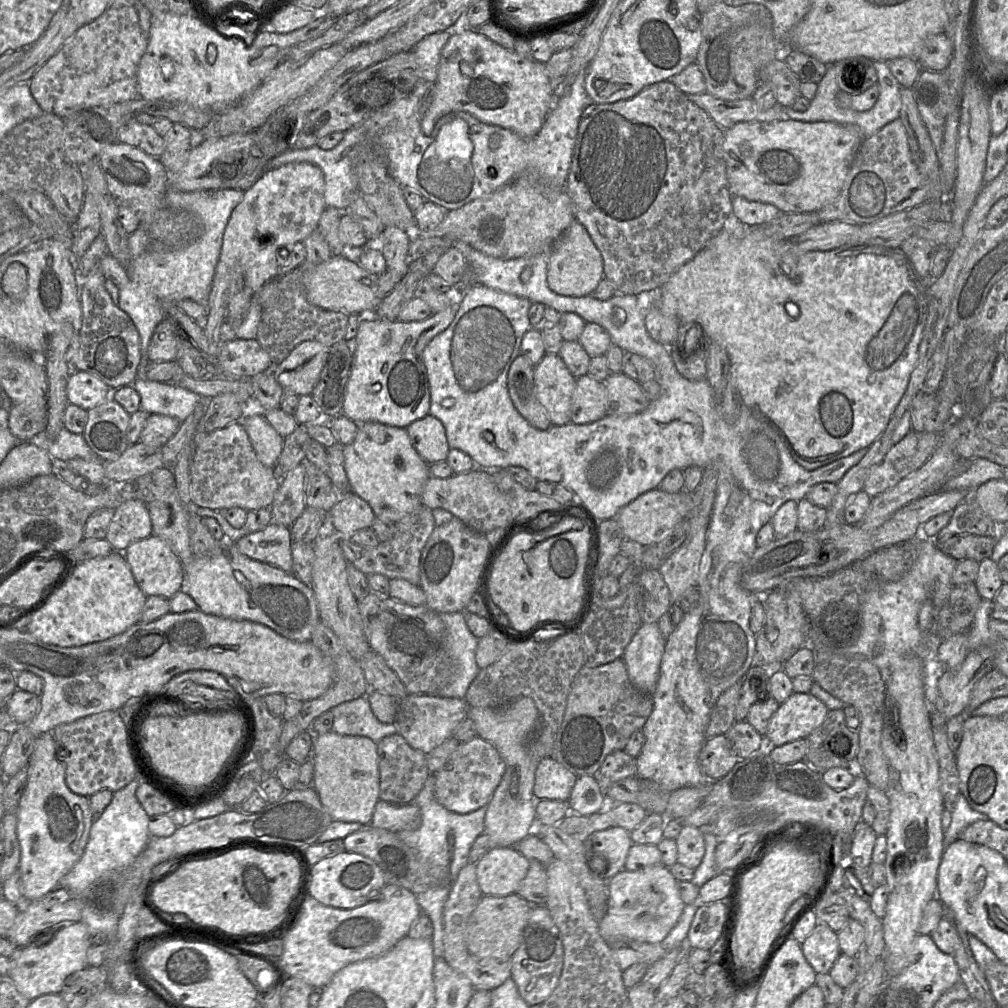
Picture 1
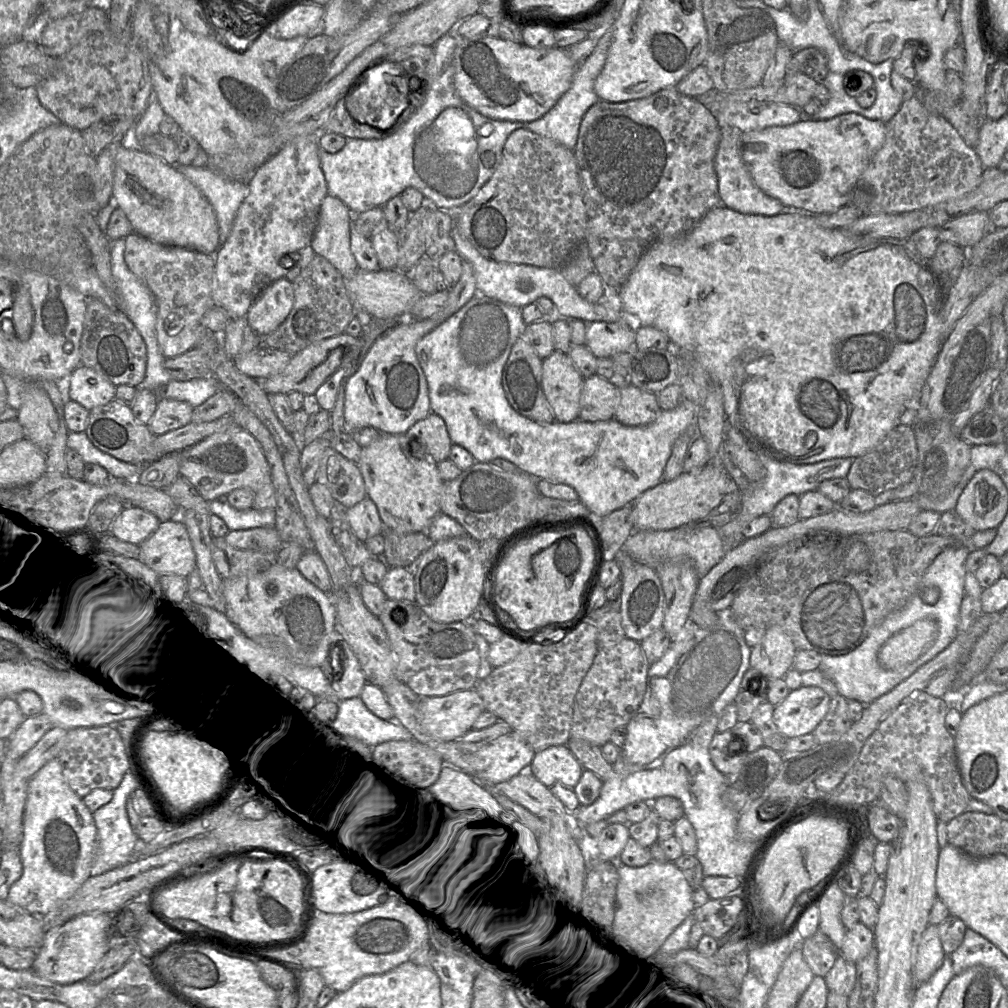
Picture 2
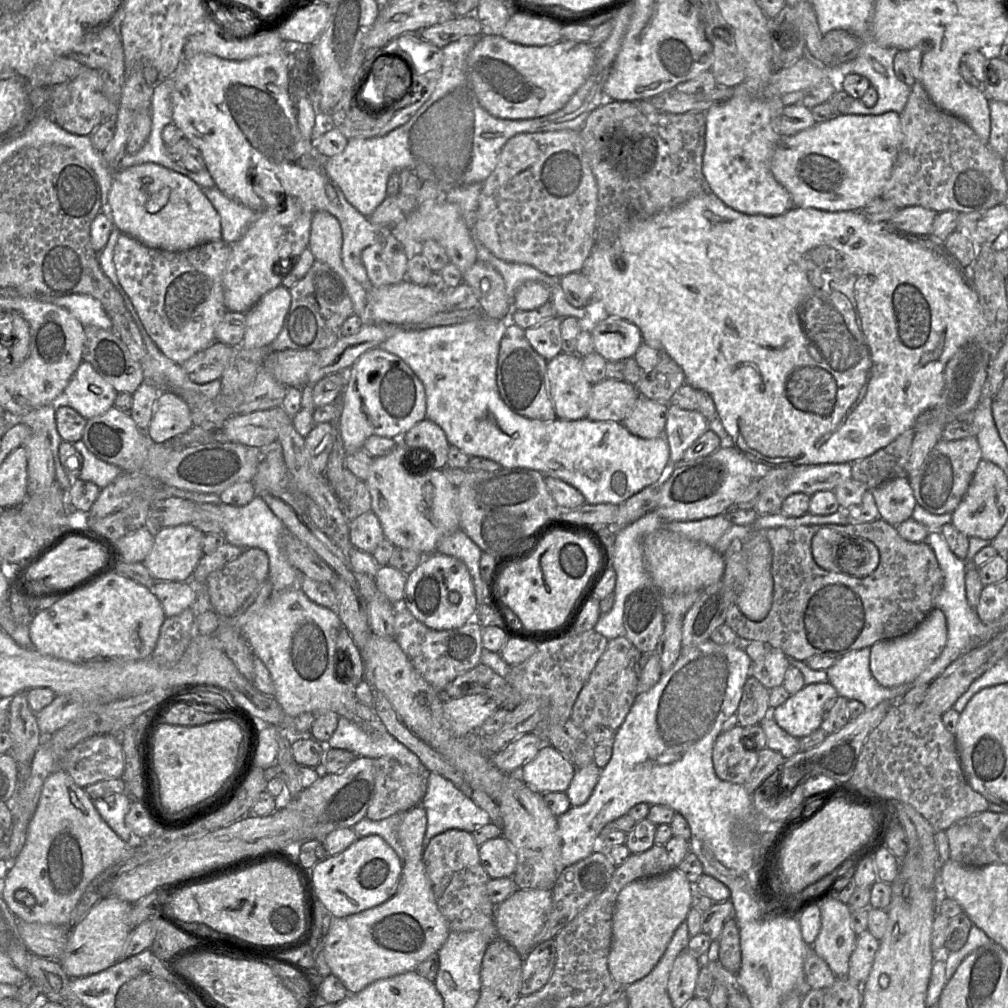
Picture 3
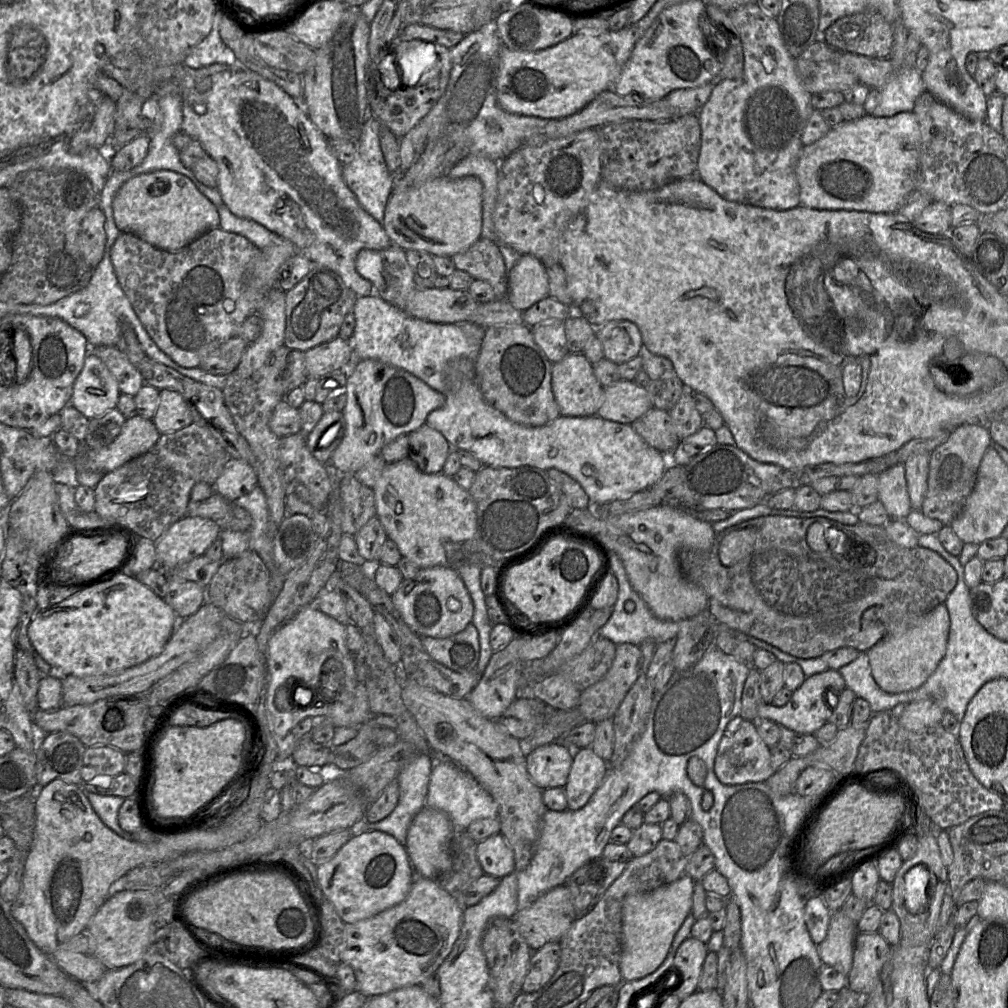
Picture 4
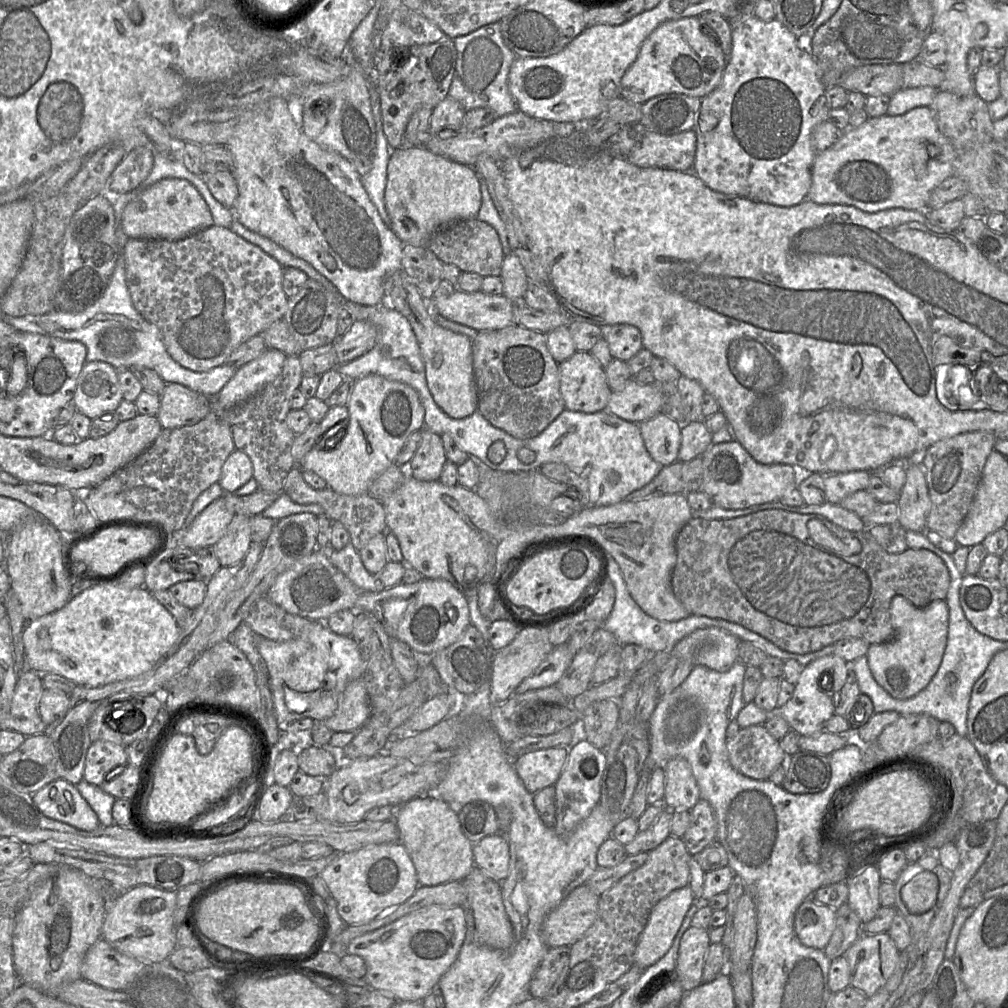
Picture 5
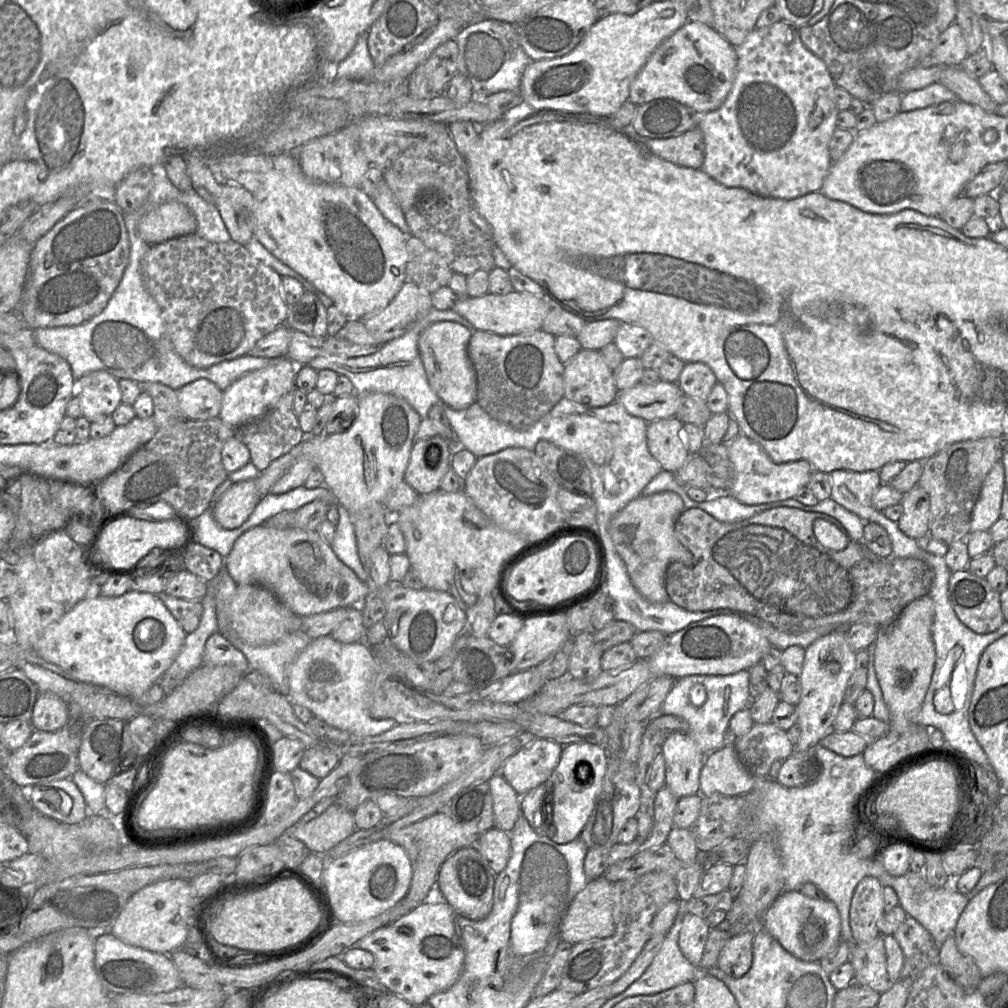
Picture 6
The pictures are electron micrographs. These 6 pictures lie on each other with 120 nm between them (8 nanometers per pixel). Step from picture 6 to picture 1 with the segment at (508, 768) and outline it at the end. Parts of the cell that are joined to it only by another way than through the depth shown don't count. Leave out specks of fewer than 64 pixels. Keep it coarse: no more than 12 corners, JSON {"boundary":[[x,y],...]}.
{"boundary":[[553,758],[536,767],[536,800],[567,802],[577,778]]}

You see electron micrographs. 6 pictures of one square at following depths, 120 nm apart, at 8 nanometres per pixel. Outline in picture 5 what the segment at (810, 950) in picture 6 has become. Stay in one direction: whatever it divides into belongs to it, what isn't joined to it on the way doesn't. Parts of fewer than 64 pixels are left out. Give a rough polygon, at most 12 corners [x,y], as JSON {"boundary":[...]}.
{"boundary":[[813,899],[797,909],[802,944],[824,950],[836,911]]}

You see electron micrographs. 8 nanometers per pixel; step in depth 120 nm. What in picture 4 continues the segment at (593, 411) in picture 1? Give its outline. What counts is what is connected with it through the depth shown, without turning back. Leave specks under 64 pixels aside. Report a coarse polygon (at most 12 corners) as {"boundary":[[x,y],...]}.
{"boundary":[[634,381],[604,387],[599,417],[631,424],[653,407]]}

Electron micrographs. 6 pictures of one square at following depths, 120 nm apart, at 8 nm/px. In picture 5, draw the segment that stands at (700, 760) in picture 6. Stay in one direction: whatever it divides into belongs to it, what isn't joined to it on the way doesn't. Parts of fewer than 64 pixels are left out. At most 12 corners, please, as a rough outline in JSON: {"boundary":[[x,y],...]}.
{"boundary":[[675,757],[664,771],[664,807],[691,810],[700,791],[690,763]]}

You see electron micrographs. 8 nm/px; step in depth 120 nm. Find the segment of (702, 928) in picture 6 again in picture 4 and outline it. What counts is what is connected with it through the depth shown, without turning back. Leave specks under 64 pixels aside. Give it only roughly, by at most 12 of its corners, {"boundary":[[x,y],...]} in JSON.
{"boundary":[[707,944],[679,946],[663,988],[680,1000],[698,990]]}

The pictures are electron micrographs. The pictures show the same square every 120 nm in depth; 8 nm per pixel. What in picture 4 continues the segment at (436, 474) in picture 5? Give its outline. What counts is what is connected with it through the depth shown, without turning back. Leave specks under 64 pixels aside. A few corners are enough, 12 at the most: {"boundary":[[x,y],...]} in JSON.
{"boundary":[[427,424],[408,434],[421,472],[442,473],[452,446]]}

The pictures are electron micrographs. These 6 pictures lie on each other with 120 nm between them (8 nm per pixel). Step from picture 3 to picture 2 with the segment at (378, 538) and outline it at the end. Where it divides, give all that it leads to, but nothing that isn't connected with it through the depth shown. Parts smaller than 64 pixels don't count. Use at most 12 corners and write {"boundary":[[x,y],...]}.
{"boundary":[[369,498],[345,510],[360,543],[384,530]]}

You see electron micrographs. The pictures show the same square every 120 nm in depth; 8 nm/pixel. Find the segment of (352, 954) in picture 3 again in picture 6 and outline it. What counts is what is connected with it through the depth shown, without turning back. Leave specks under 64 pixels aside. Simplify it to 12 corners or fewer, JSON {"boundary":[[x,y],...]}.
{"boundary":[[421,903],[352,945],[413,1006],[465,959],[458,915]]}

